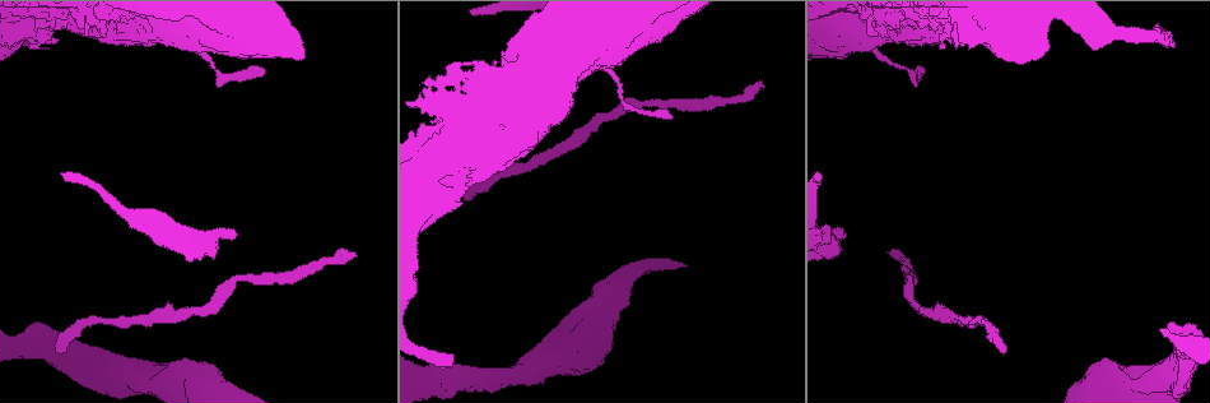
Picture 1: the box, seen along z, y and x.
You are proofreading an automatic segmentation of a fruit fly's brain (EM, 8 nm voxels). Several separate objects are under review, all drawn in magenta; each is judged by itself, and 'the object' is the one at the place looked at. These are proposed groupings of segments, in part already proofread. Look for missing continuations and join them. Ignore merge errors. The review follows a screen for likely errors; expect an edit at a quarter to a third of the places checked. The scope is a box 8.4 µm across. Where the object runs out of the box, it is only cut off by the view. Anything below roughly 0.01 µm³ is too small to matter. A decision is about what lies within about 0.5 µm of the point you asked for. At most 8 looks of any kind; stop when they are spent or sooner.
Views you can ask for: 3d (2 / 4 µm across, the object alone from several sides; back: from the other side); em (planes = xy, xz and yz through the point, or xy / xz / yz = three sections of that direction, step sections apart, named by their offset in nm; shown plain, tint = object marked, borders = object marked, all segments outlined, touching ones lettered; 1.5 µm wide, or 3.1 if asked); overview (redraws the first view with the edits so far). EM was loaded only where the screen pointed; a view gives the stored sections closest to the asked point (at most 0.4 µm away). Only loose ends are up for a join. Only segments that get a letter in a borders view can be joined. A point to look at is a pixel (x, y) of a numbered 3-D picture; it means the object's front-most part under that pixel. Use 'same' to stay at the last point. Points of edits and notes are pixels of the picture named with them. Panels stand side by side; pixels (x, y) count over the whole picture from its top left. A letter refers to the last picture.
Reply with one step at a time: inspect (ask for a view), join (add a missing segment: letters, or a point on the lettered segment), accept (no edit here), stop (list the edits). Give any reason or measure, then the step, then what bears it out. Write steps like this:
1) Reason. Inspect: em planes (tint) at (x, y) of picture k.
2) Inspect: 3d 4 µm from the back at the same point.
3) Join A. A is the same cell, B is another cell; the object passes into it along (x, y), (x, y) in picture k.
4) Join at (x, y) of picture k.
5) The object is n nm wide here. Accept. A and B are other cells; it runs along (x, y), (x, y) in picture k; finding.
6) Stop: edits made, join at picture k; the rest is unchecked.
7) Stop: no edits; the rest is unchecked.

Tapers out. Inspect: 3d 2 µm at (352, 255) of picture 1.

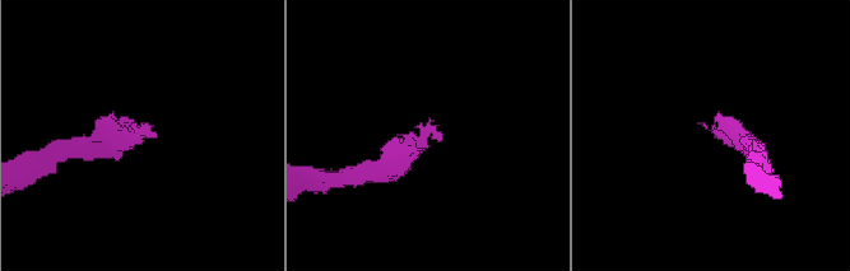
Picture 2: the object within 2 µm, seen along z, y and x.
Inspect: em xz step 8 (borders) at (700, 122) of picture 2.

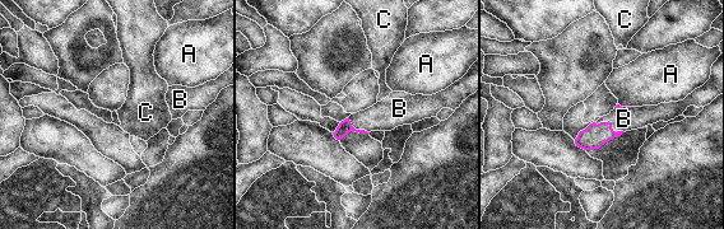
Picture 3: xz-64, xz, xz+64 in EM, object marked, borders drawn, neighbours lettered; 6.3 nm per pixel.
Cut it another way. Inspect: em planes (borders) at the same point.

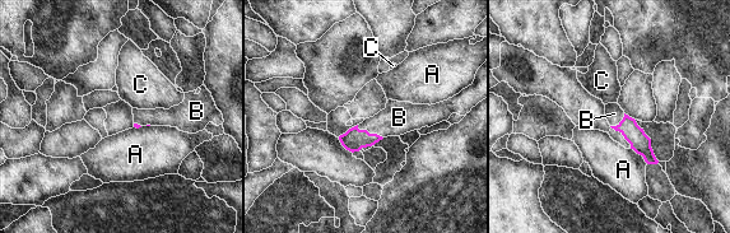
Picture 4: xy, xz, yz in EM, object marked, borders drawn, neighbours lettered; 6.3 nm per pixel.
Join B. B is the same cell, A and C are other cells; the object passes into it along (354, 139), (368, 133), (399, 117) in picture 4; it goes on there.

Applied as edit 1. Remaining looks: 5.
An open end. Inspect: 3d 2 µm from the back at (235, 234) of picture 1.

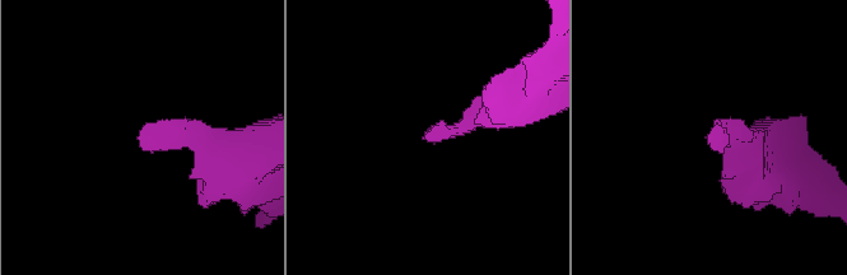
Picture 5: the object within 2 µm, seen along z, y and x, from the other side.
Inspect: em xz step 8 (borders) at (422, 137) of picture 5.

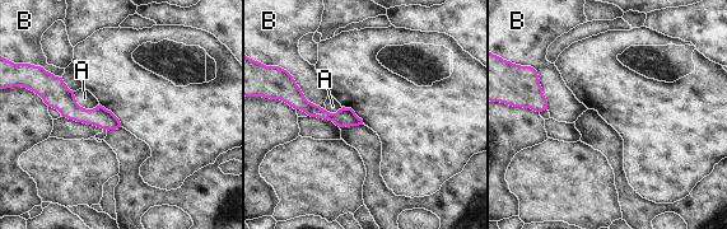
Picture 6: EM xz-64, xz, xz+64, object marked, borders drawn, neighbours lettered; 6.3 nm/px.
Inspect: em planes (borders) at the same point.

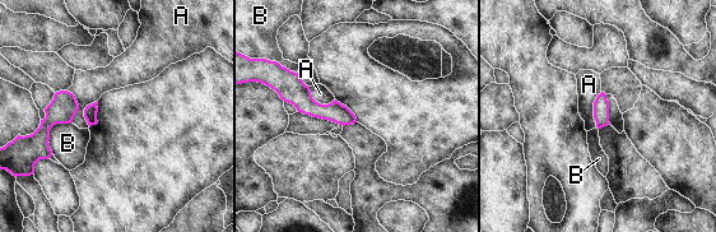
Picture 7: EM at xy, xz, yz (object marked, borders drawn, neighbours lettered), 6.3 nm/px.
Accept. A and B are other cells; it runs along (286, 92), (352, 119) in picture 7; no lettered segment goes on from it.

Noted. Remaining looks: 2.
Long arm stops here. Inspect: 3d 2 µm at (670, 116) of picture 1.

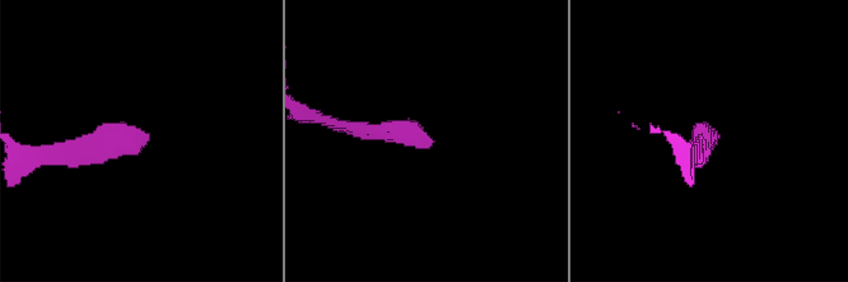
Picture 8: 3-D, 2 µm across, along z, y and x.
Need the tissue. Inspect: em planes (borders) at (716, 143) of picture 8.

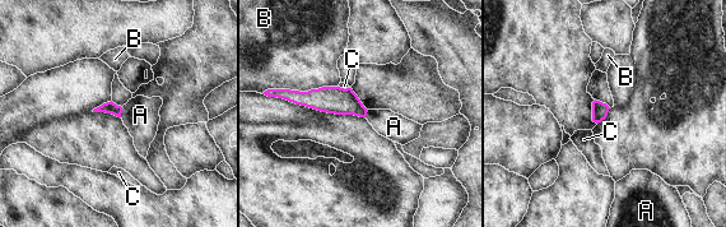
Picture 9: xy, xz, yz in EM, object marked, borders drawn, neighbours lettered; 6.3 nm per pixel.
Accept. A, B and C are other cells; a border runs along (122, 107), (120, 116) in picture 9; no lettered segment goes on from it.

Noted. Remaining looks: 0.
Stop: edits made, join at picture 4; the rest is unchecked.

